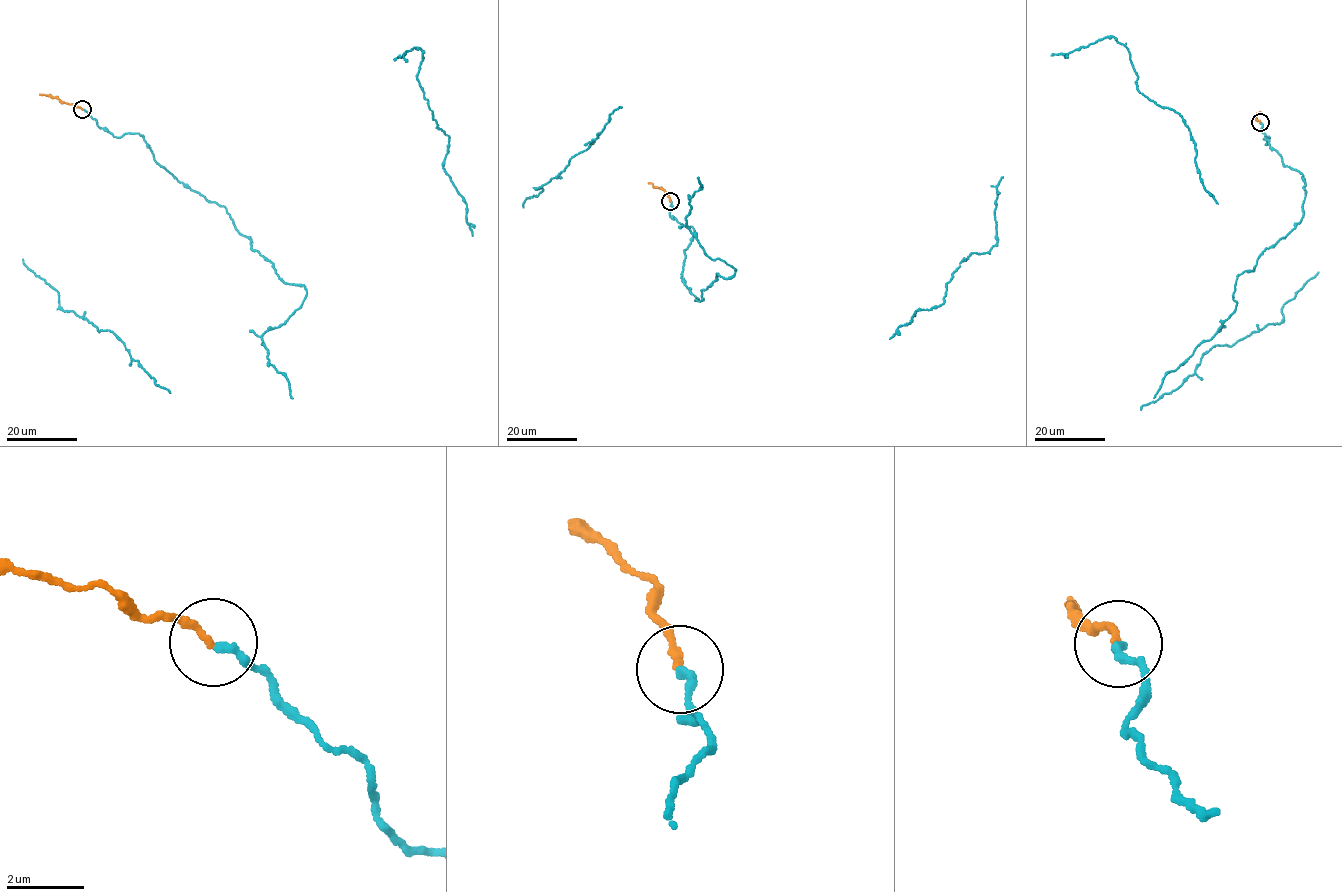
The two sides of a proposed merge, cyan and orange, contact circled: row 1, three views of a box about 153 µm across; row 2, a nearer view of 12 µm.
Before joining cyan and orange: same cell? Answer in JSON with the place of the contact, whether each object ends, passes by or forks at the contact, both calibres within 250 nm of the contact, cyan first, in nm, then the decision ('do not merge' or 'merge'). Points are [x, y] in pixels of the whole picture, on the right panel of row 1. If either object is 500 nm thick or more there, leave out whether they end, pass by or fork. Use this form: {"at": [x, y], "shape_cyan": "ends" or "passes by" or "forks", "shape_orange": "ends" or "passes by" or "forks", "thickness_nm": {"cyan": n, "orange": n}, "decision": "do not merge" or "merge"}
{"at": [1260, 122], "shape_cyan": "ends", "shape_orange": "ends", "thickness_nm": {"cyan": 220, "orange": 180}, "decision": "merge"}

